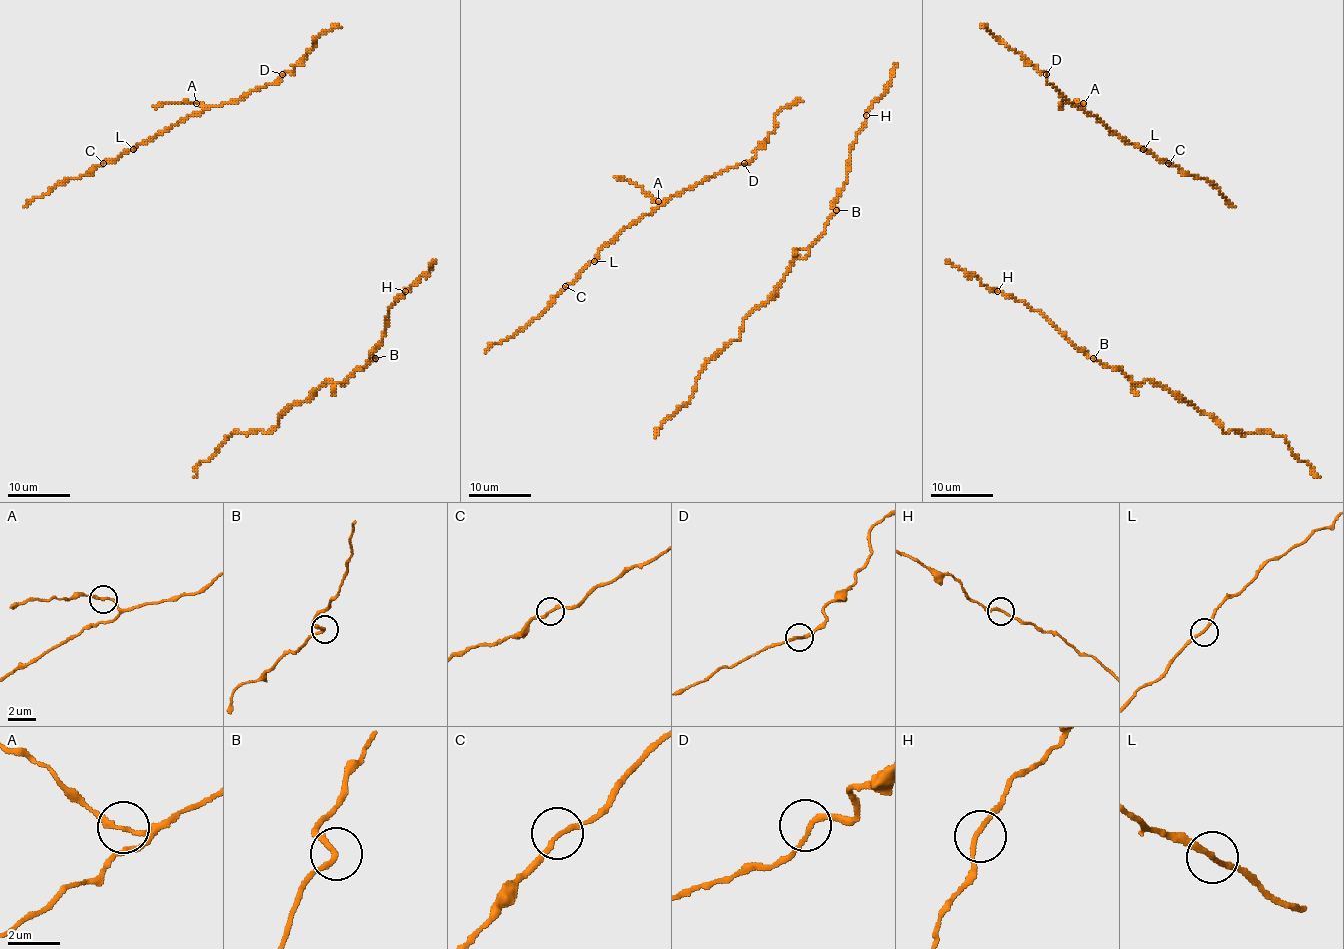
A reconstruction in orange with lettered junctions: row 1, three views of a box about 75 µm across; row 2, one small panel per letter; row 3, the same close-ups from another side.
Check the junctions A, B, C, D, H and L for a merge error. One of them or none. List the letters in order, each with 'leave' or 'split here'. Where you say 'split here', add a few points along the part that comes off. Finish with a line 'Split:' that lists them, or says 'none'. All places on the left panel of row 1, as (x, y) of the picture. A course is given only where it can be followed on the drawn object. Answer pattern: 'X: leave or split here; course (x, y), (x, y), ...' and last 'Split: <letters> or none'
A: leave
B: leave
C: leave
D: leave
H: leave
L: leave
Split: none

